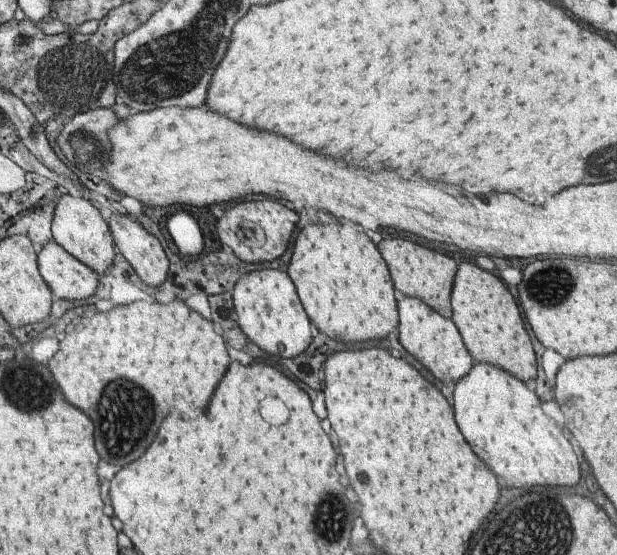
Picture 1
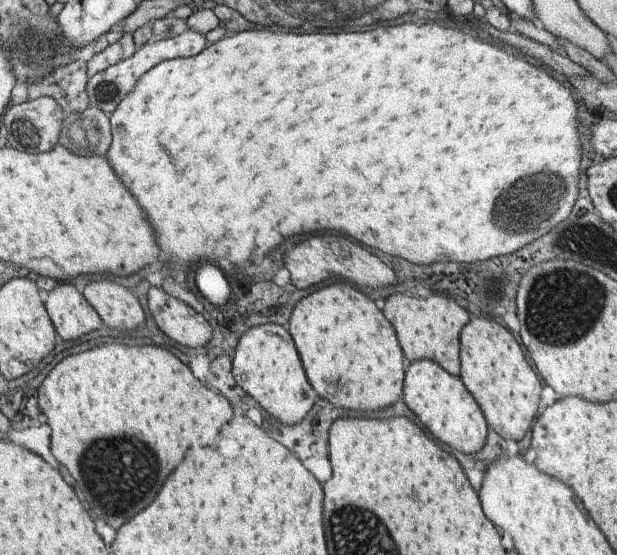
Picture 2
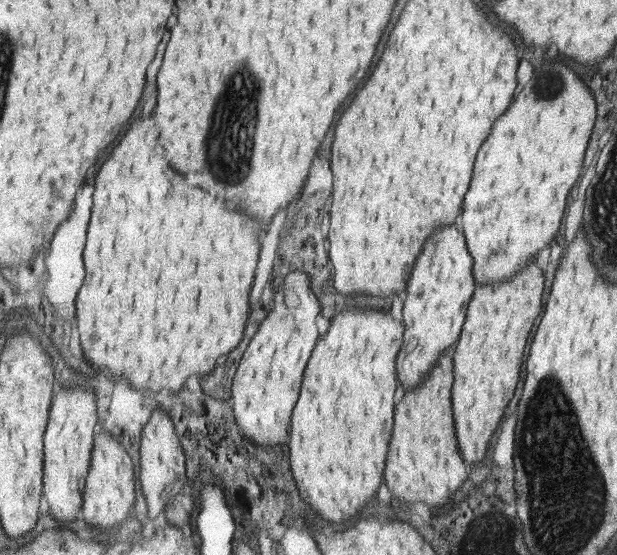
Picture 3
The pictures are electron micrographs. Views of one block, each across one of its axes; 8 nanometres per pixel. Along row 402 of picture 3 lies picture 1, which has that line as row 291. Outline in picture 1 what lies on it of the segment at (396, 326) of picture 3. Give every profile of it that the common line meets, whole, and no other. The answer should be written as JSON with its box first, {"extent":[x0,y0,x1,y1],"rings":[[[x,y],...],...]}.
{"extent":[288,216,398,342],"rings":[[[334,216],[326,226],[312,226],[308,222],[294,241],[294,250],[288,265],[288,276],[294,283],[298,298],[312,324],[328,338],[339,342],[366,342],[386,338],[398,327],[398,311],[394,281],[377,244],[372,243],[362,224]]]}

